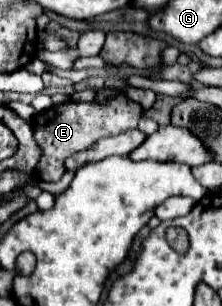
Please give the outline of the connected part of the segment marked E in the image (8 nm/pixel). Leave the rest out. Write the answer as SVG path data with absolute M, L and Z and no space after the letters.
M157 95L157 101L153 105L151 111L141 109L139 103L131 101L129 97L115 97L113 101L109 101L107 105L97 105L97 103L79 103L79 101L65 101L61 105L53 105L49 109L45 109L43 113L37 113L33 117L33 133L37 143L43 149L39 167L37 167L37 177L41 181L59 181L61 175L65 173L63 165L65 159L77 151L83 151L87 145L99 141L101 137L109 137L109 135L119 135L127 129L135 129L141 117L149 117L155 119L159 125L161 123L169 123L171 119L171 109L175 107L175 103L179 103L179 97L167 97L167 95Z

